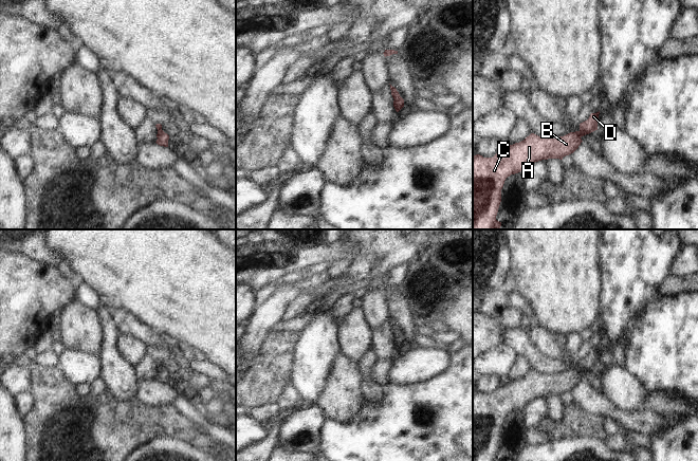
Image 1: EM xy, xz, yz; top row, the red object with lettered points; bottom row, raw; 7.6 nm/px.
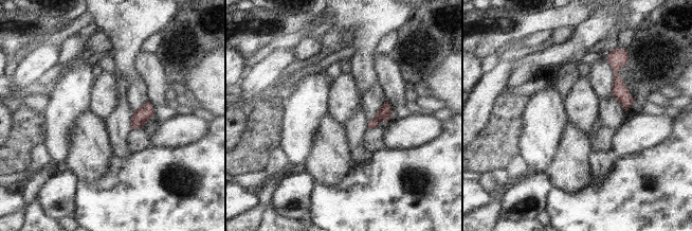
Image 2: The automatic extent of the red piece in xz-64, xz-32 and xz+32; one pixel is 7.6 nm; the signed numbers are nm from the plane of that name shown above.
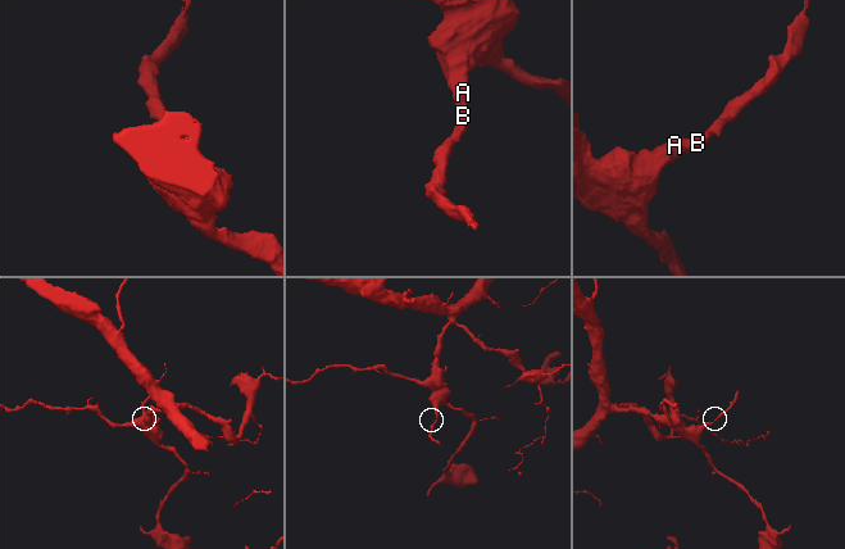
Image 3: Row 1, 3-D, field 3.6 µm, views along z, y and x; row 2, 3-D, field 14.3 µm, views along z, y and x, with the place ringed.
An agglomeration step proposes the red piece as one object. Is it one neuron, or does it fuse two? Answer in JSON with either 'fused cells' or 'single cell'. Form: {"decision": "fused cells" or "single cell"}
{"decision": "single cell"}

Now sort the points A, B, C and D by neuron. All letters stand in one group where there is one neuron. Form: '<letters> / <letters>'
A B C D

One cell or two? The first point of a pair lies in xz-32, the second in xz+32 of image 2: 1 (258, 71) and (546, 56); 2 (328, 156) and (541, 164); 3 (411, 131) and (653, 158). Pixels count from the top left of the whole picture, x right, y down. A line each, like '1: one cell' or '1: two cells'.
1: two cells
2: two cells
3: two cells

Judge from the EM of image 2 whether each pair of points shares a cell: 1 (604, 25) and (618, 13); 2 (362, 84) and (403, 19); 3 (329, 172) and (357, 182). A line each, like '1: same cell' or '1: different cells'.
1: different cells
2: same cell
3: different cells

